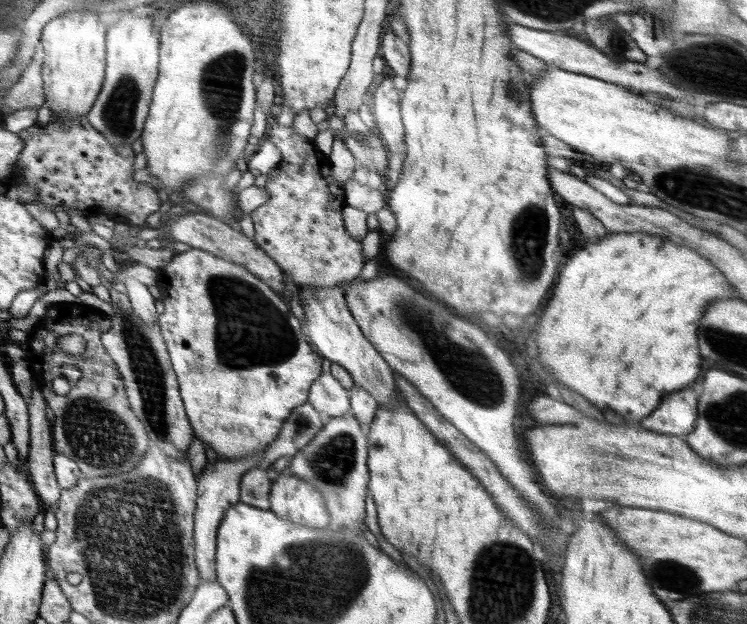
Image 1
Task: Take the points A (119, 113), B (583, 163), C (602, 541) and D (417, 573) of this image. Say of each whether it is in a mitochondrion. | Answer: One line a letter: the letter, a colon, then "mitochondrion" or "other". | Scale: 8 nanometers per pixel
A: mitochondrion
B: other
C: other
D: other

